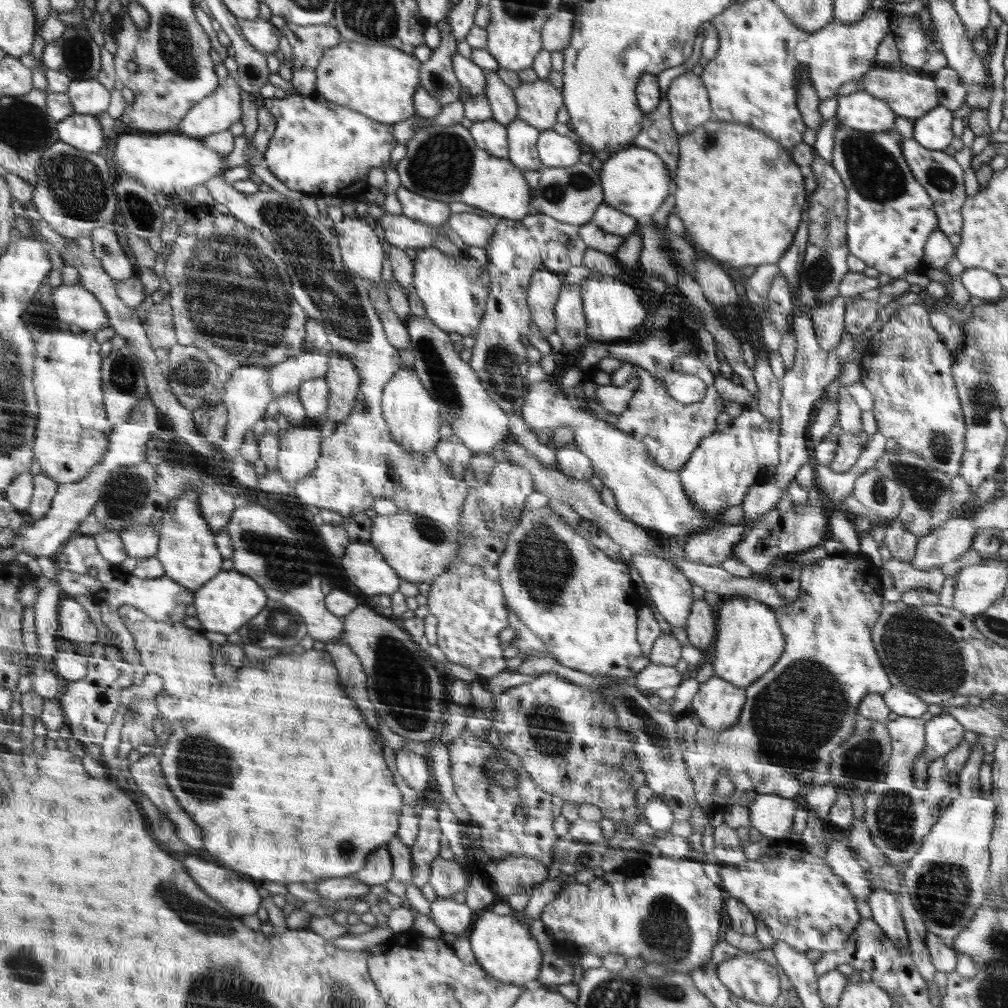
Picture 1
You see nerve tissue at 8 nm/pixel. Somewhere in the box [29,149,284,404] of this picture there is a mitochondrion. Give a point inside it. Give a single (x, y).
(78, 188)

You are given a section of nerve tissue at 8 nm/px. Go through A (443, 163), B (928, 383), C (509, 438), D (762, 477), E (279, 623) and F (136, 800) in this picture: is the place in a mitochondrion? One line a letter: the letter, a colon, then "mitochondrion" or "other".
A: mitochondrion
B: other
C: other
D: other
E: mitochondrion
F: other

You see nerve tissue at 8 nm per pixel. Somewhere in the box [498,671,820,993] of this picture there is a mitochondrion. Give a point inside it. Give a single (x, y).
(665, 929)

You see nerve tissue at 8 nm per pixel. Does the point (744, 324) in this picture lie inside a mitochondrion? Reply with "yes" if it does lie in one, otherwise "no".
no

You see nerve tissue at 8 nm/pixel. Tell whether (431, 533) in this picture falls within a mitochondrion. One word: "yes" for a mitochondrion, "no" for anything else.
yes

